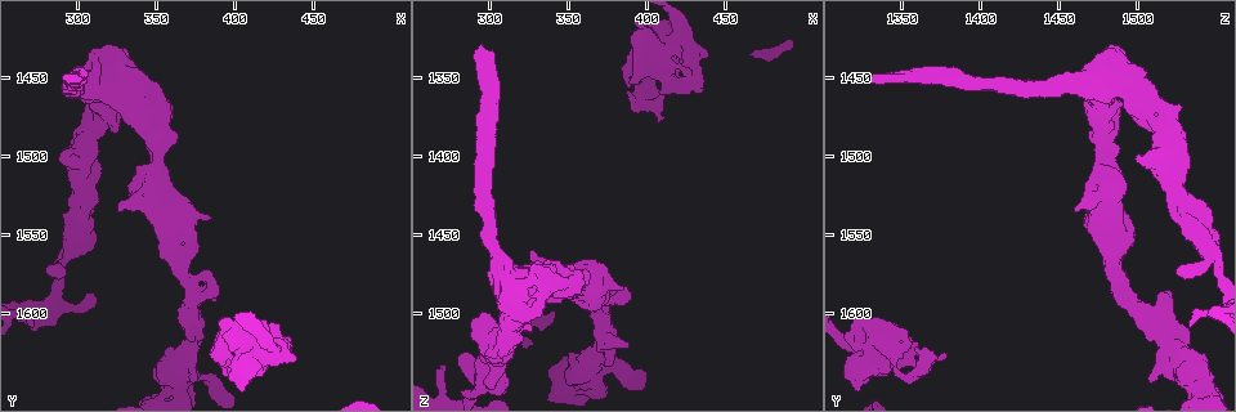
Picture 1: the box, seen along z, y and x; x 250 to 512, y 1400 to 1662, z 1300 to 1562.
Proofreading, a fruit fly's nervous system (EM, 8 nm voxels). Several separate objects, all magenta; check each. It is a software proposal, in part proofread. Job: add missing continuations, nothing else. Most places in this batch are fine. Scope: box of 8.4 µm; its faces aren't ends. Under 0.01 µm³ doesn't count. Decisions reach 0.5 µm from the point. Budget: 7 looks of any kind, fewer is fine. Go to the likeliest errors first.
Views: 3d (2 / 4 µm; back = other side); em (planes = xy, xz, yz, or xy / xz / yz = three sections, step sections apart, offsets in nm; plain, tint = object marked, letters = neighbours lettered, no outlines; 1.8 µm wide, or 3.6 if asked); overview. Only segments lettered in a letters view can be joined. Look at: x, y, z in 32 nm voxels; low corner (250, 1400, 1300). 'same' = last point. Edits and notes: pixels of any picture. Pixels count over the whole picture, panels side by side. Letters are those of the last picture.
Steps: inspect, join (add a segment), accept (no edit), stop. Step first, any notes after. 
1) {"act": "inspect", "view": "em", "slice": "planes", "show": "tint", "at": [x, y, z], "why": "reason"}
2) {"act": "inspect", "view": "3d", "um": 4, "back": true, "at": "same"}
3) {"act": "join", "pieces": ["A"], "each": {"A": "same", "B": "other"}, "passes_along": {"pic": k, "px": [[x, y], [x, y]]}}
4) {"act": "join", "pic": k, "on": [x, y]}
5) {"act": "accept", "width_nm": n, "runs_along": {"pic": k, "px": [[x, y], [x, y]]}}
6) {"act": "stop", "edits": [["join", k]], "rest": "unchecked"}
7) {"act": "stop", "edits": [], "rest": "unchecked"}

{"act": "inspect", "view": "3d", "um": 4, "at": [384, 1622, 1352], "why": "touches itself"}

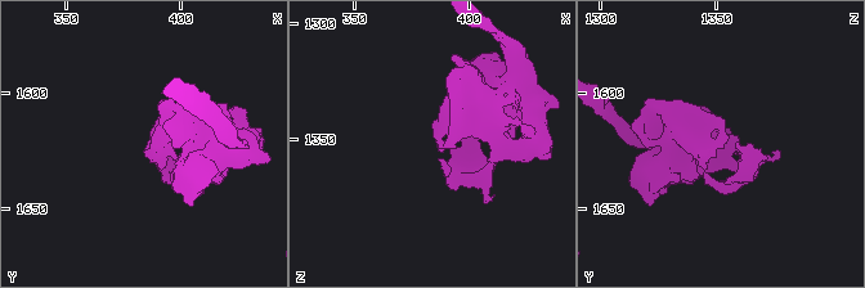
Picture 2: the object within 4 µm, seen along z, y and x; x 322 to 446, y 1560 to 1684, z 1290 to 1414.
{"act": "inspect", "view": "em", "slice": "planes", "show": "letters", "at": [387, 1624, 1353], "why": "need the tissue"}

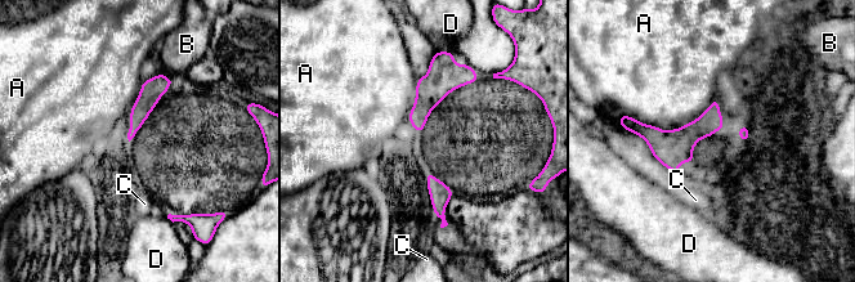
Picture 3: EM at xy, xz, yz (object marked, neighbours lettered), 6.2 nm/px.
{"act": "accept", "longest_contact_nm": ["A", 550], "each": {"A": "other", "B": "other", "C": "other", "D": "other"}, "found": "none of them fits"}

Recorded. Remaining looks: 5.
{"act": "inspect", "view": "em", "slice": "xy", "step": 8, "show": "letters", "at": [440, 1628, 1336], "why": "free end"}

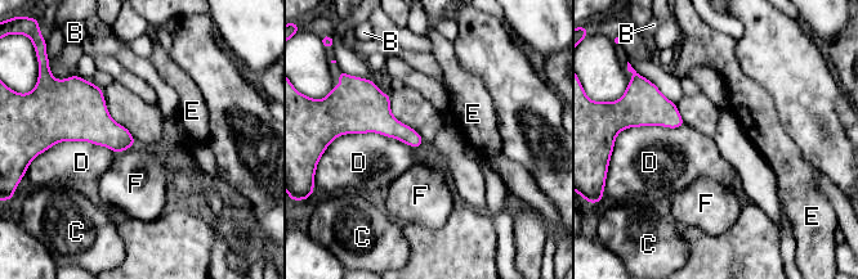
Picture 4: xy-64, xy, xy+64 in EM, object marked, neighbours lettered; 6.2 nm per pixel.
{"act": "inspect", "view": "em", "slice": "planes", "show": "letters", "at": "same"}

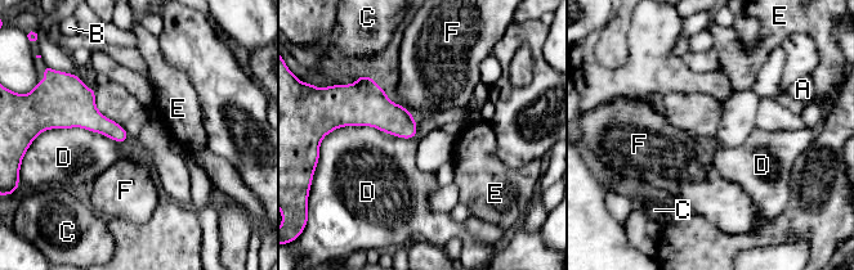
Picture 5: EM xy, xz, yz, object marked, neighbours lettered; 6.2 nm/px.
{"act": "accept", "each": {"A": "other", "B": "other", "C": "other", "D": "other", "E": "other", "F": "other"}, "border": {"pic": 5, "px": [[45, 130], [84, 127], [128, 139]]}, "found": "none of them fits"}

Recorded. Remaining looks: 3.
{"act": "inspect", "view": "em", "slice": "xy", "step": 16, "show": "tint", "at": [296, 1506, 1520], "why": "branch point"}

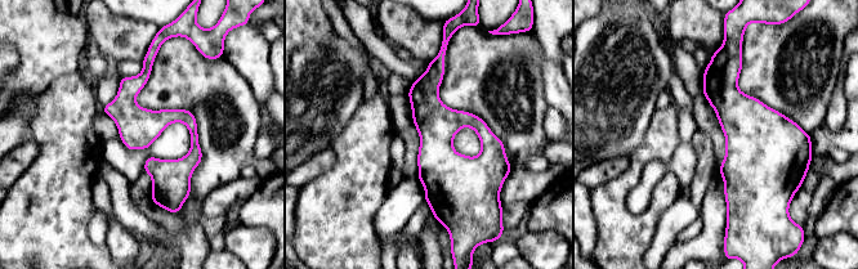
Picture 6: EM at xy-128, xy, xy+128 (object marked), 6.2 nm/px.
{"act": "inspect", "view": "em", "slice": "xy", "step": 16, "show": "letters", "at": "same"}

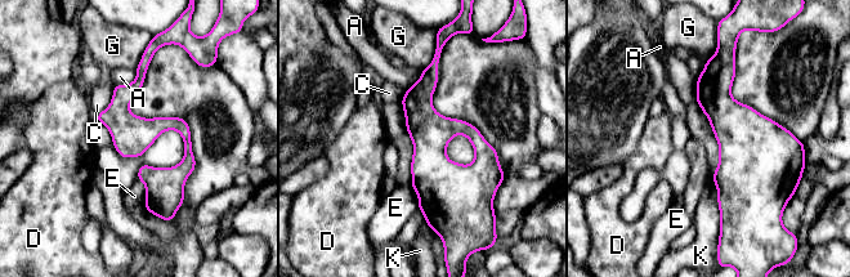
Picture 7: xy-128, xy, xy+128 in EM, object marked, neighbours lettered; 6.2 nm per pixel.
{"act": "accept", "longest_contact_nm": ["K", 800], "each": {"A": "other", "C": "other", "D": "other", "E": "other", "G": "other", "K": "other"}, "runs_along": {"pic": 7, "px": [[434, 66], [424, 88], [429, 219]]}, "found": "no lettered segment goes on from it"}

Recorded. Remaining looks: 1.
{"act": "stop", "edits": [], "rest": "unchecked"}

